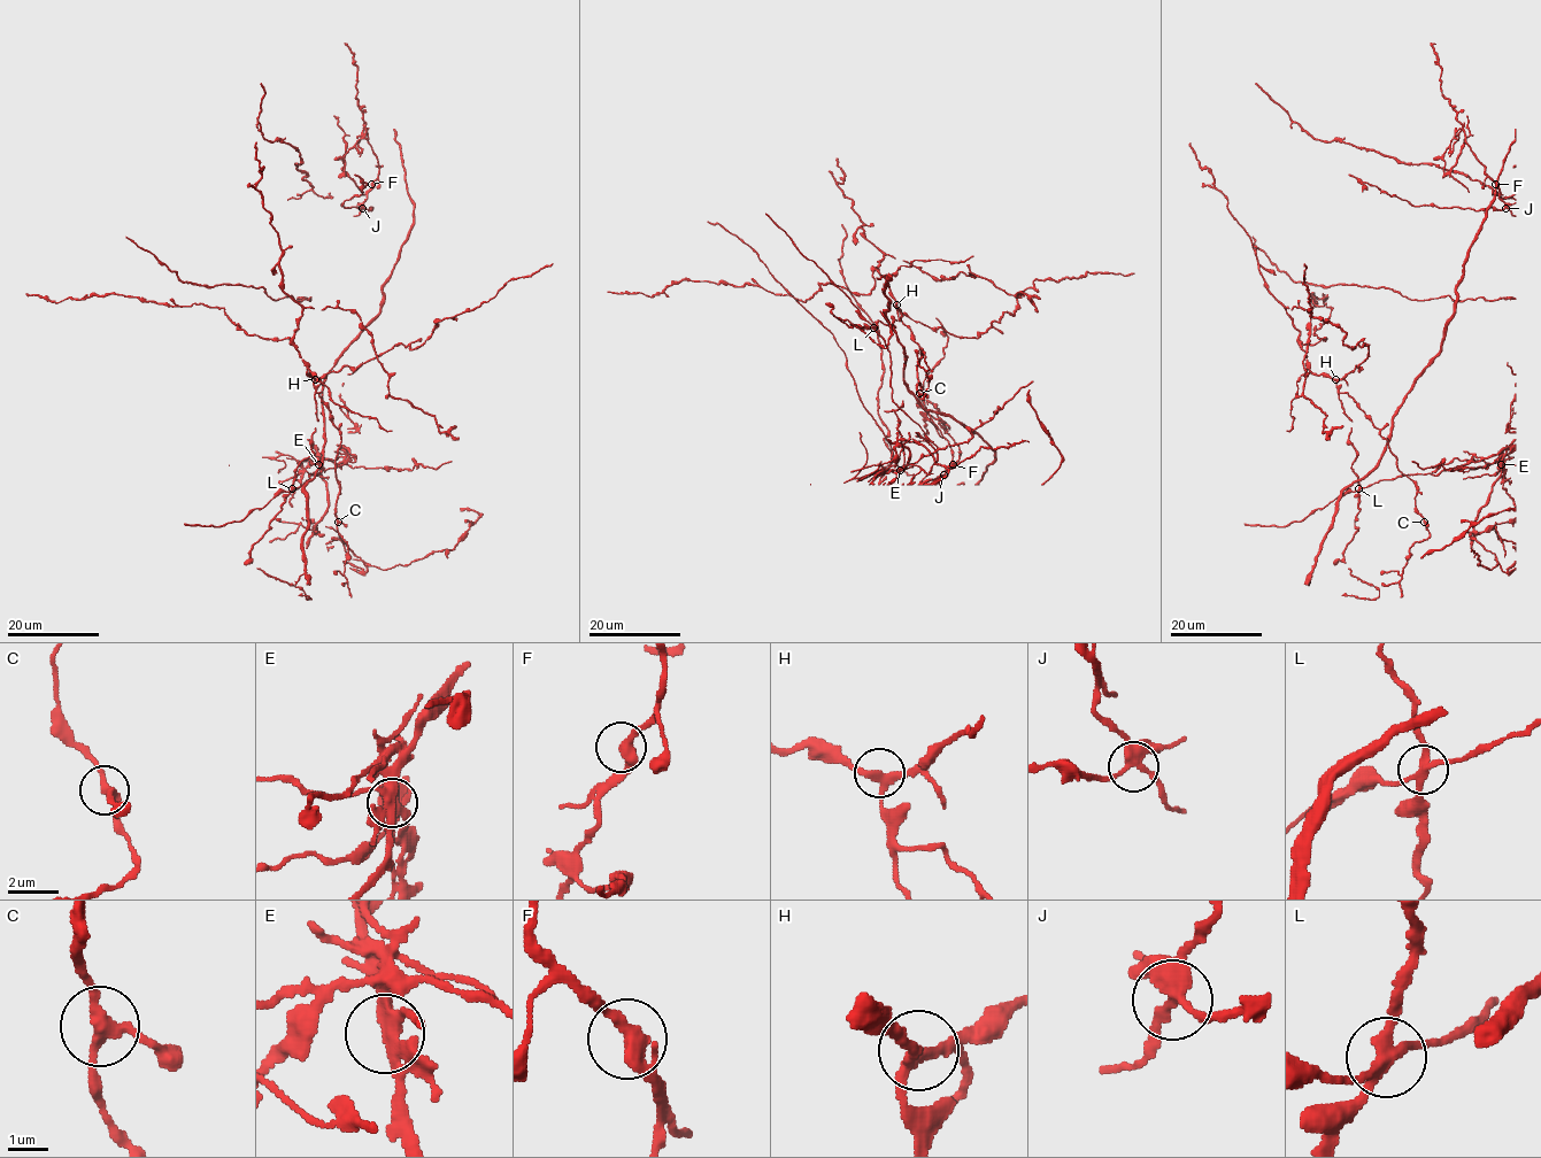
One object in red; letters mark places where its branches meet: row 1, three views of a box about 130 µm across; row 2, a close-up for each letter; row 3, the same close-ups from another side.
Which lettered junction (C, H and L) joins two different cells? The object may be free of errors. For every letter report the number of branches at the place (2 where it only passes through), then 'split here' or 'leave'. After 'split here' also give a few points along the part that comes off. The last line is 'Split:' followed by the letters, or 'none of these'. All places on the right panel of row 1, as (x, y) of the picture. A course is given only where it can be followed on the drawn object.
C: 3 | leave
H: 3 | leave
L: 4 | split here
Split: L

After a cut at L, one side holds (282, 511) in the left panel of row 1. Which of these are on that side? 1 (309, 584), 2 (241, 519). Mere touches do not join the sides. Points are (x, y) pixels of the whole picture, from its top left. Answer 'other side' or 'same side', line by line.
1: other side
2: other side

